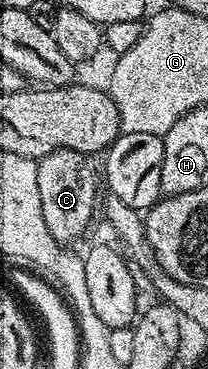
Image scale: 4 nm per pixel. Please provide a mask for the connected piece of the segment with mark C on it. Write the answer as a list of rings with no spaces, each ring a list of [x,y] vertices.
[[[55,149],[49,154],[45,154],[41,159],[37,161],[37,186],[39,188],[39,198],[41,198],[41,209],[43,211],[43,220],[47,224],[47,229],[49,229],[49,233],[53,235],[53,237],[62,245],[70,244],[69,241],[75,240],[87,227],[87,225],[91,221],[91,217],[93,215],[93,209],[95,207],[95,203],[99,201],[99,195],[97,199],[97,183],[99,187],[99,181],[95,179],[95,173],[90,165],[92,163],[90,158],[86,155],[79,153],[77,150],[73,149]]]

